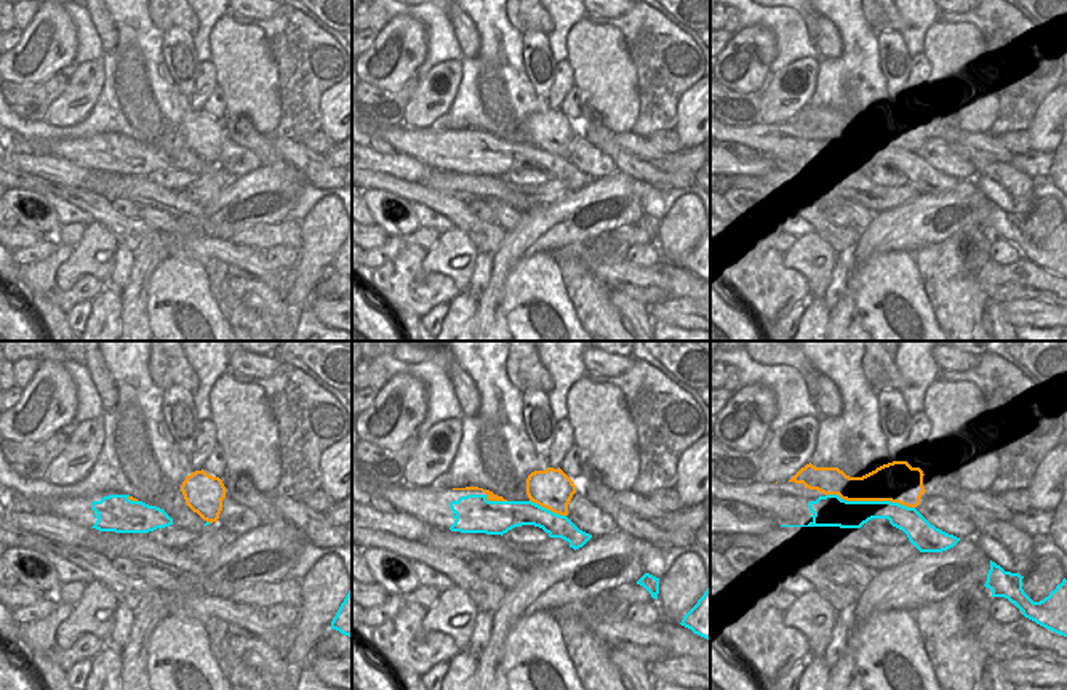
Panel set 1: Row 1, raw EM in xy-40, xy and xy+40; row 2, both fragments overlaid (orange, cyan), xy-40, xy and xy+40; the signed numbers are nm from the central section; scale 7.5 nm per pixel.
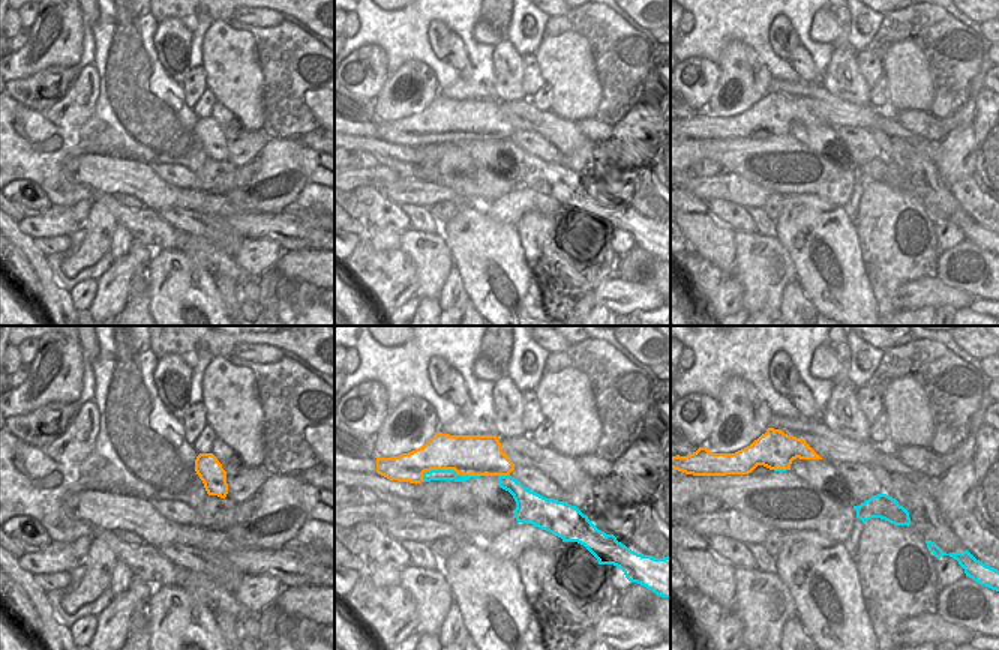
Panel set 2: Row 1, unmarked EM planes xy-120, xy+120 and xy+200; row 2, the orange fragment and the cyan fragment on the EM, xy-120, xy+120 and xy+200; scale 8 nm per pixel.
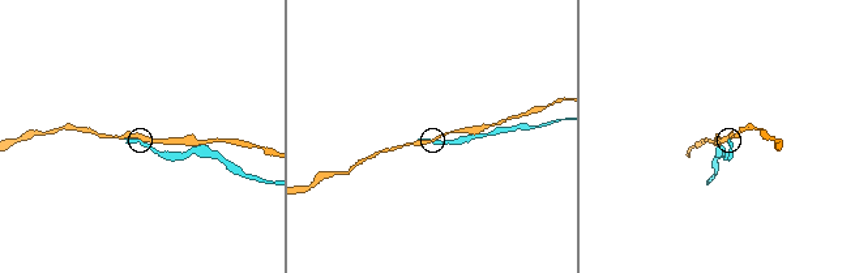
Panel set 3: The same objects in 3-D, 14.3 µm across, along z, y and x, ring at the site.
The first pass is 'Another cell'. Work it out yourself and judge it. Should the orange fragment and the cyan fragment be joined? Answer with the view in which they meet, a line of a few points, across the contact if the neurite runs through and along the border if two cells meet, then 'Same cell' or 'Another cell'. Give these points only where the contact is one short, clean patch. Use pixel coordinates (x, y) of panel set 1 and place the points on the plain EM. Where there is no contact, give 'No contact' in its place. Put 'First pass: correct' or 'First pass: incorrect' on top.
First pass: correct
Touches orange in xy+40. Another cell

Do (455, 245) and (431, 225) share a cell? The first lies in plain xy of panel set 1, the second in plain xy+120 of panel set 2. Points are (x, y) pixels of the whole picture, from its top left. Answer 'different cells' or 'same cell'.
different cells

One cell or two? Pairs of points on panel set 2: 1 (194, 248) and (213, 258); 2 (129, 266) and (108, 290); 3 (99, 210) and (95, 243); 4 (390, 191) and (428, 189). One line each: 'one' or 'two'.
1: one
2: one
3: one
4: one

